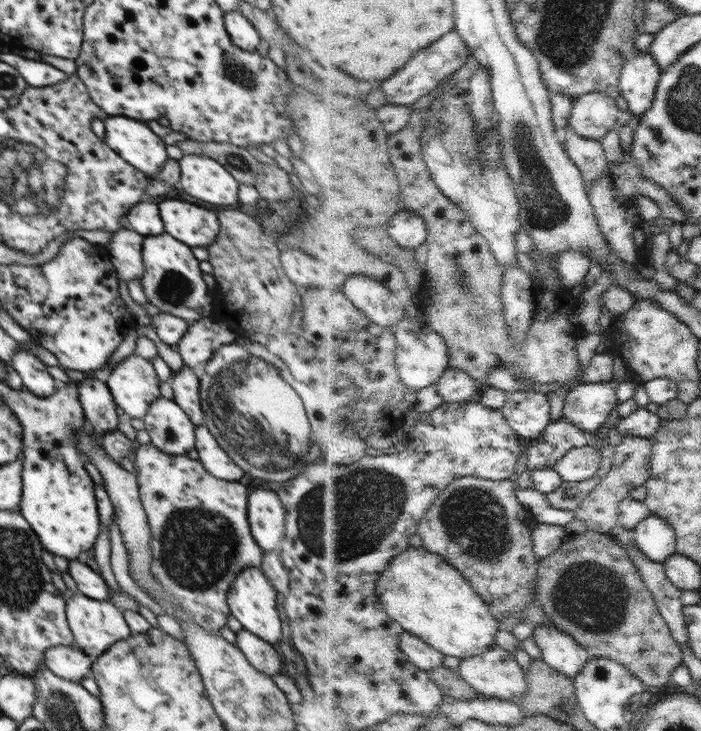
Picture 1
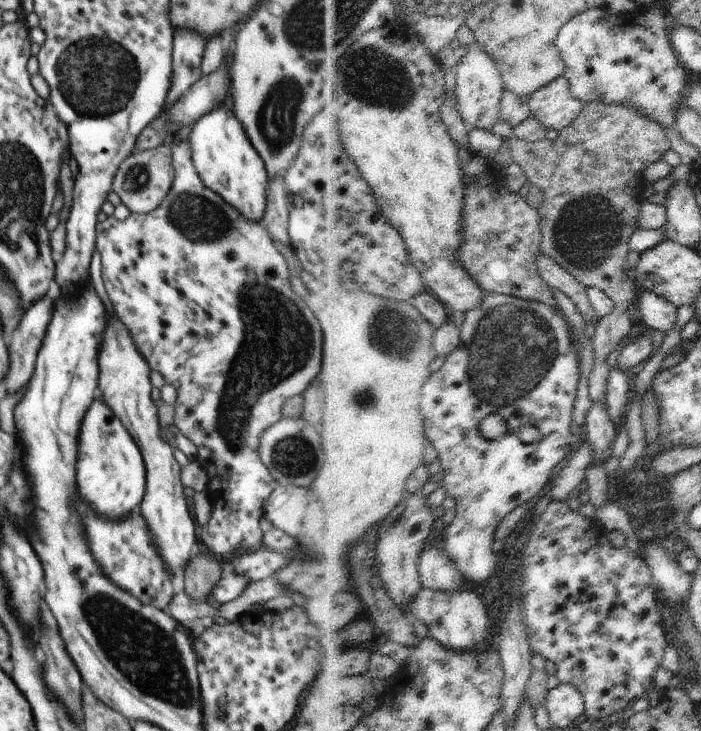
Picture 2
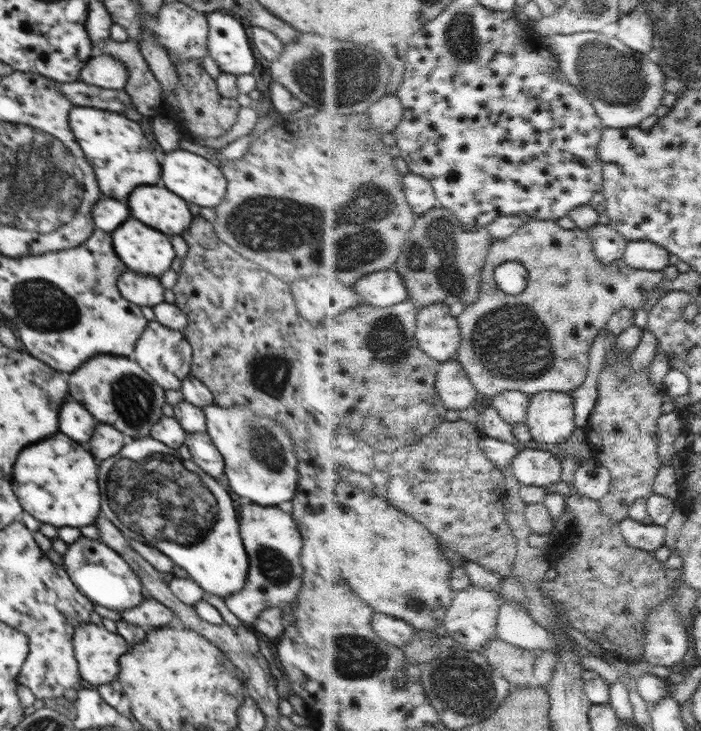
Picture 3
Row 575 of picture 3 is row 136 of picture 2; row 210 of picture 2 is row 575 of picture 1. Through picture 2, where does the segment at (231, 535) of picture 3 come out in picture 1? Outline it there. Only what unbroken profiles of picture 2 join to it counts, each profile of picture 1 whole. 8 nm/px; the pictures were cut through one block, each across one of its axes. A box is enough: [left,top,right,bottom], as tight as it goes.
[226,566,282,647]

